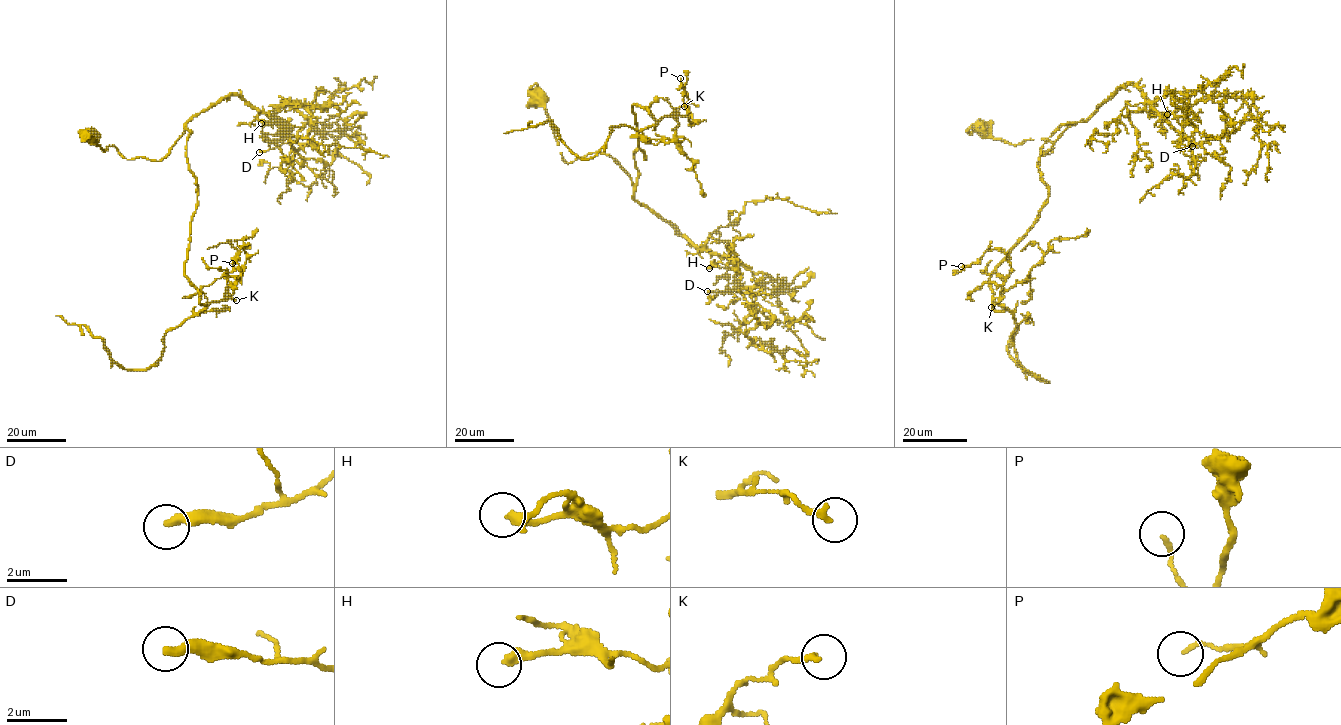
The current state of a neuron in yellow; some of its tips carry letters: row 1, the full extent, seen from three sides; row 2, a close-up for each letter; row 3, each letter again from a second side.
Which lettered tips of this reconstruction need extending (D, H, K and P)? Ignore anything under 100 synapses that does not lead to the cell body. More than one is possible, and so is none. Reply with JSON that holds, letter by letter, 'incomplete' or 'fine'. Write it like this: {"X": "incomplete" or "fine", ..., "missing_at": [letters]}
{"D": "fine", "H": "fine", "K": "fine", "P": "fine", "missing_at": []}

